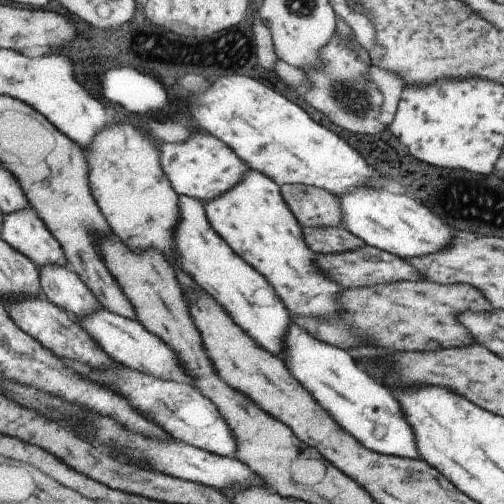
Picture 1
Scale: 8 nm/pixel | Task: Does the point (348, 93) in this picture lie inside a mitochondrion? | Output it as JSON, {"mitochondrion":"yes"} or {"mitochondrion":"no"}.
{"mitochondrion":"yes"}

